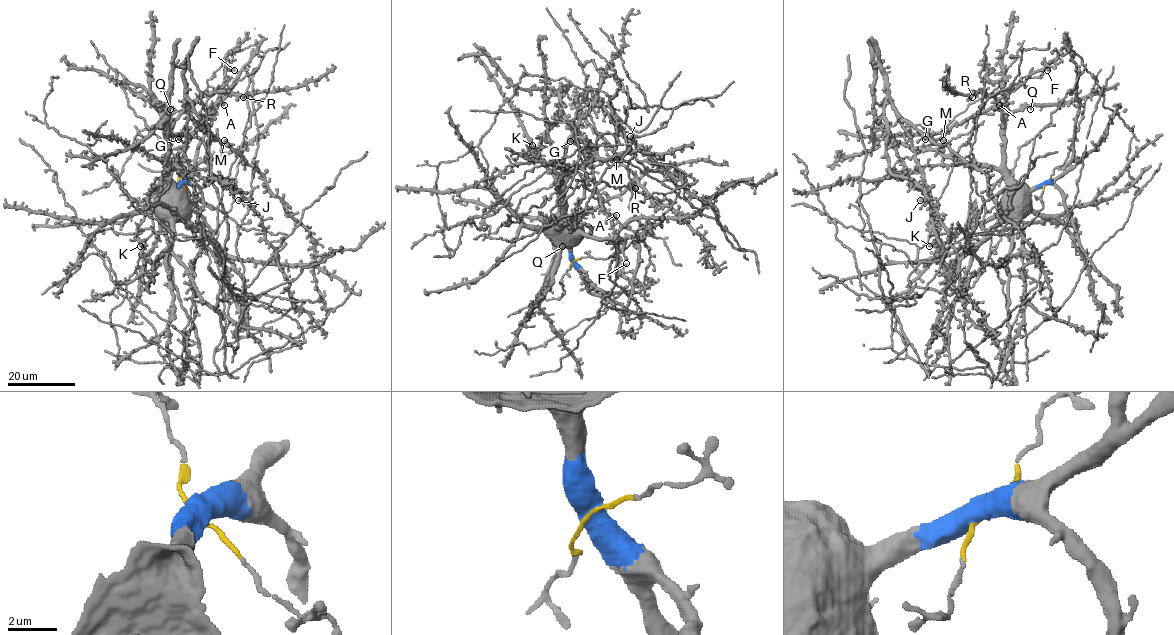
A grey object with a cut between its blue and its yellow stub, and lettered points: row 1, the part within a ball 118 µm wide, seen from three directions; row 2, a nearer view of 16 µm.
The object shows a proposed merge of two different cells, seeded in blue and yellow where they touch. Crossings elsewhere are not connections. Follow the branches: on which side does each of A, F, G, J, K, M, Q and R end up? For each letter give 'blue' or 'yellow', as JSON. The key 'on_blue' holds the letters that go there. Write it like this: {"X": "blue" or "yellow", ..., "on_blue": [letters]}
{"A": "yellow", "F": "yellow", "G": "yellow", "J": "yellow", "K": "yellow", "M": "yellow", "Q": "blue", "R": "blue", "on_blue": ["Q", "R"]}

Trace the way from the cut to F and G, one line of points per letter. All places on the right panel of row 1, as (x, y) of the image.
F: (1045, 184), (1023, 229), (958, 257), (891, 171), (884, 103), (936, 134), (1047, 70)
G: (1045, 184), (1042, 207), (1023, 229), (973, 235), (958, 257), (925, 191), (891, 171), (884, 103), (925, 139)

